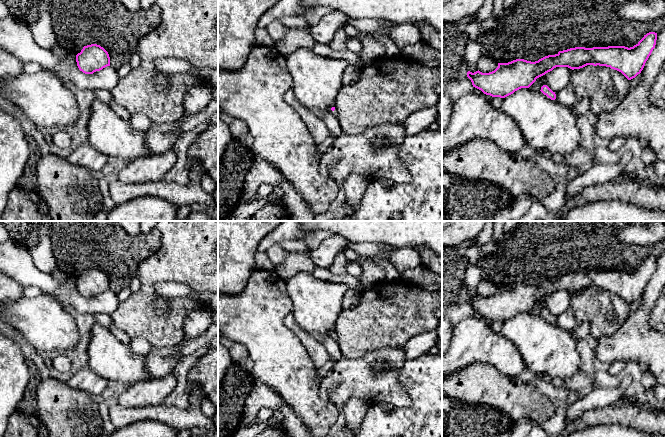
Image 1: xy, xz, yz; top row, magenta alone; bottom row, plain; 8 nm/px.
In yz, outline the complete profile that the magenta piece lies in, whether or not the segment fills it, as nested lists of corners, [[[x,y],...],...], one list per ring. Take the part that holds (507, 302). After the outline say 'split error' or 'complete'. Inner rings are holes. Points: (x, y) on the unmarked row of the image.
[[[649,256],[633,271],[608,270],[608,271],[575,271],[559,275],[555,279],[545,280],[538,285],[531,286],[524,283],[516,283],[508,287],[498,287],[498,291],[489,297],[479,294],[467,296],[473,311],[481,314],[484,318],[492,321],[505,322],[521,312],[529,312],[537,302],[552,295],[556,291],[568,291],[572,294],[580,293],[587,289],[606,290],[621,296],[628,304],[635,302],[643,294],[646,285],[655,272],[657,257]]]; complete

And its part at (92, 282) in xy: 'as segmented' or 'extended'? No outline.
as segmented

